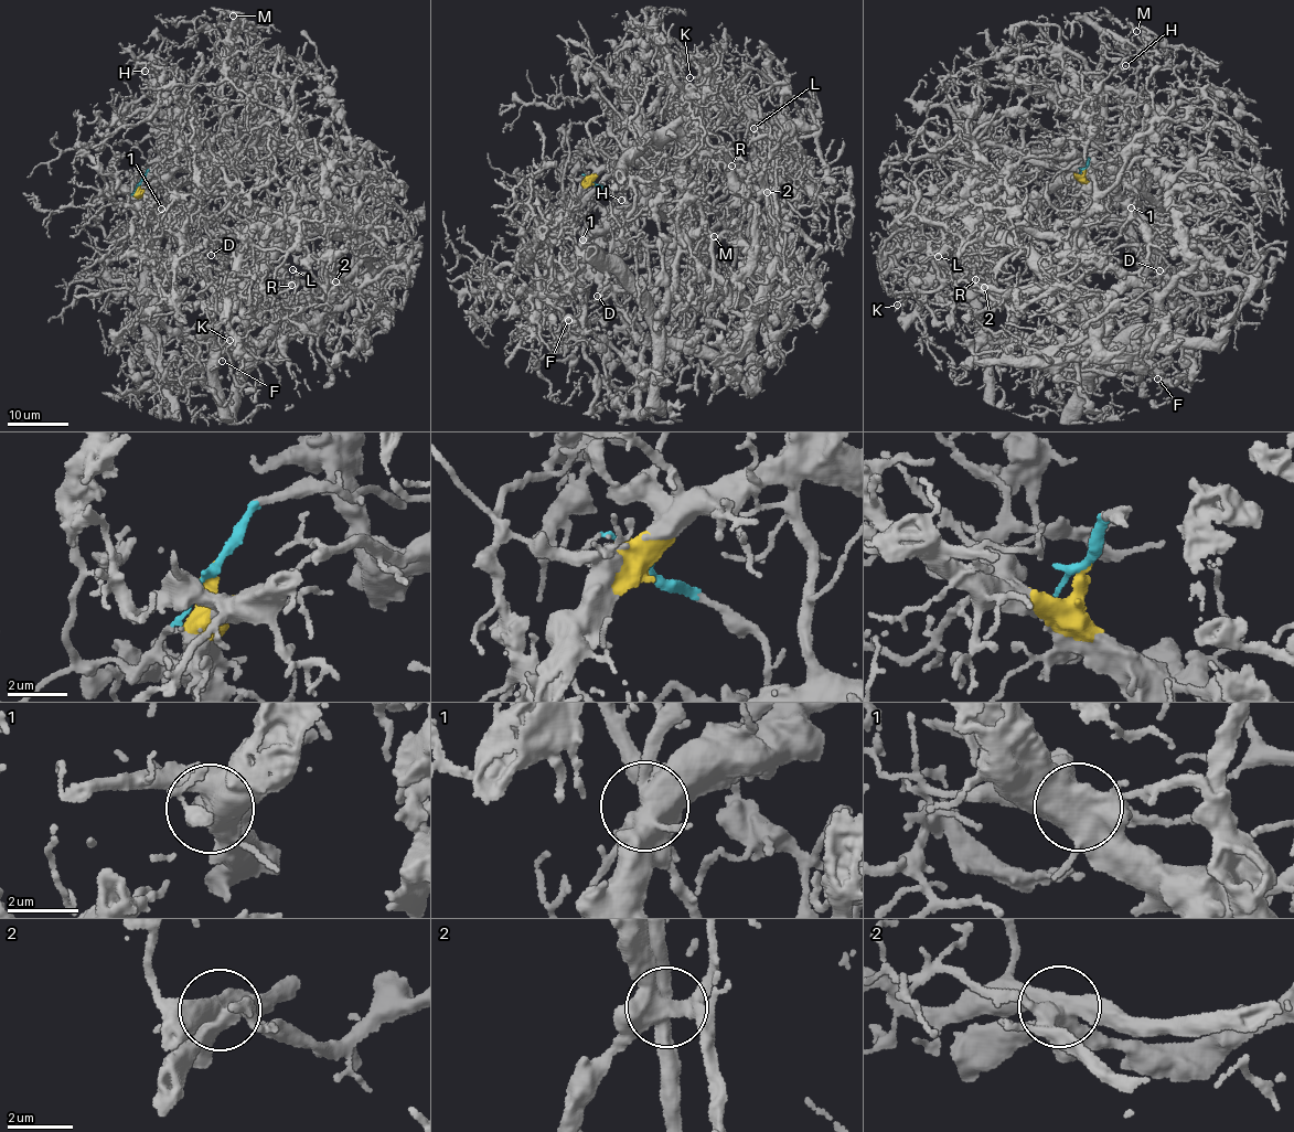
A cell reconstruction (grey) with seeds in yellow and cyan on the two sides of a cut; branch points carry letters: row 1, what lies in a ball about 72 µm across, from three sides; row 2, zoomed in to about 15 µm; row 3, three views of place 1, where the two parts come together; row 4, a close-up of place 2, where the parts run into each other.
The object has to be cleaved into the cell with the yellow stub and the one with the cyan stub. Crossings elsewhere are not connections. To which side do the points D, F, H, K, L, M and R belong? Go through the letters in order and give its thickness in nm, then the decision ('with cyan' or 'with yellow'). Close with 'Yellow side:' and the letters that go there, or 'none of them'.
D: 130 nm thick; with cyan
F: 360 nm thick; with cyan
H: 110 nm thick; with cyan
K: 140 nm thick; with cyan
L: 240 nm thick; with cyan
M: 110 nm thick; with cyan
R: 220 nm thick; with cyan
Yellow side: none of them

